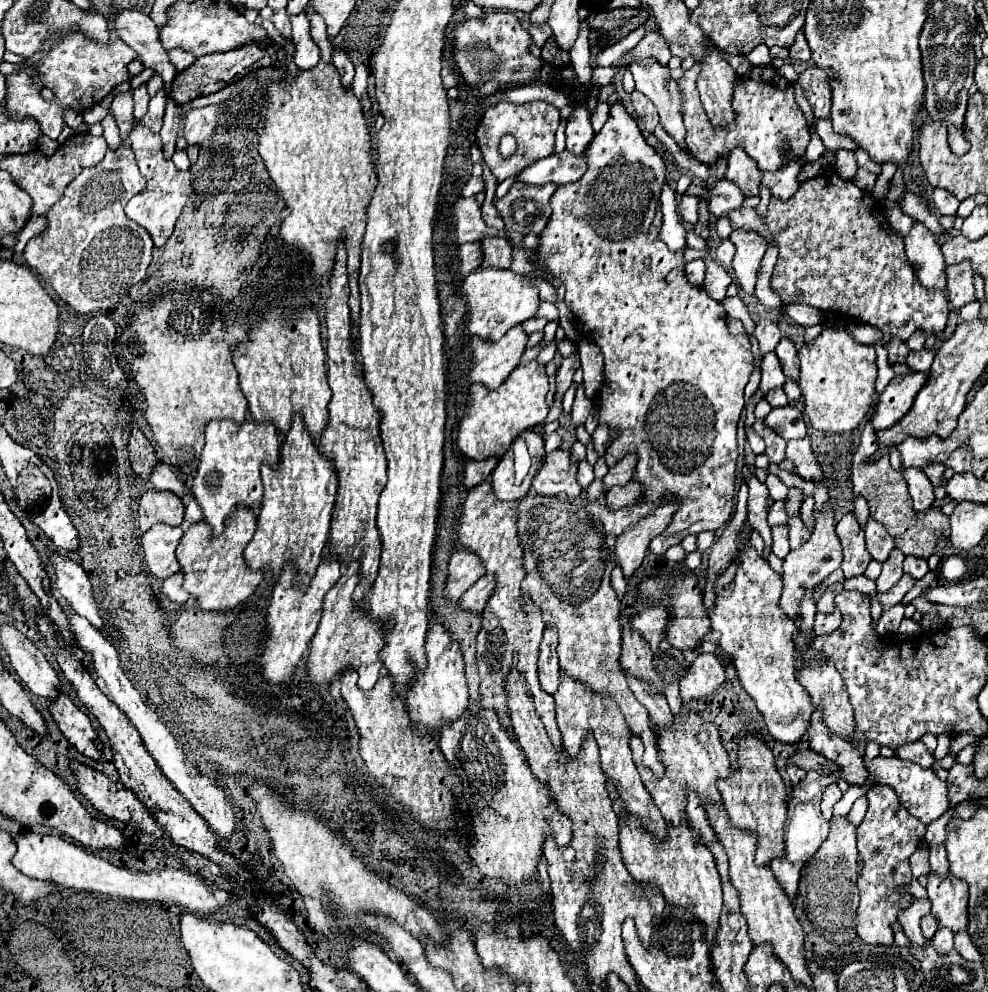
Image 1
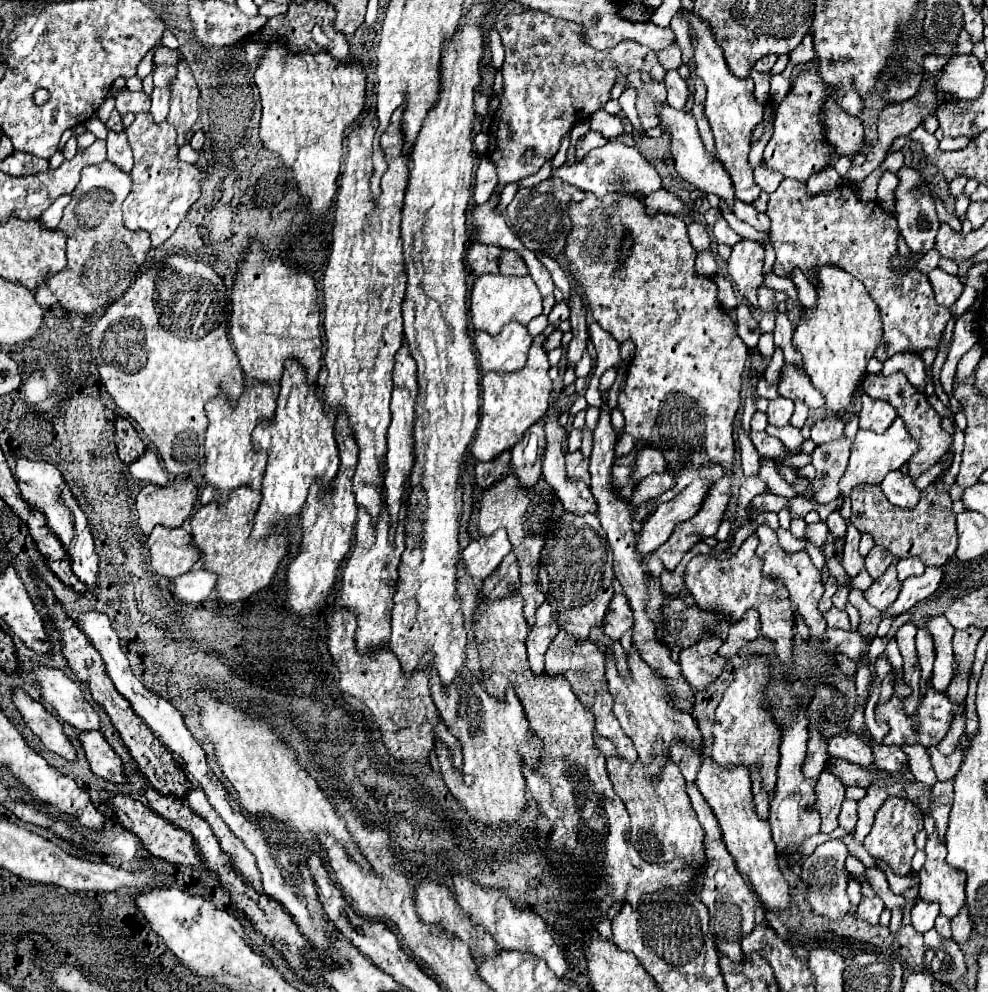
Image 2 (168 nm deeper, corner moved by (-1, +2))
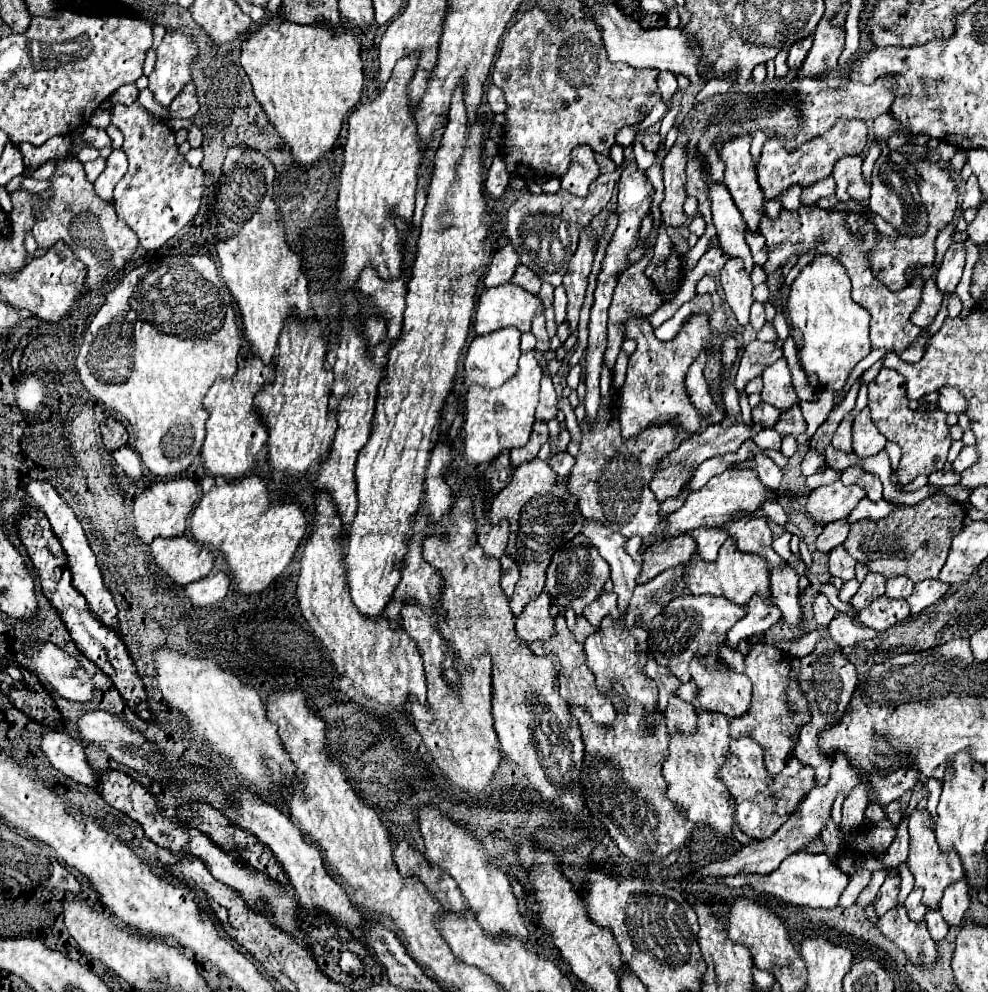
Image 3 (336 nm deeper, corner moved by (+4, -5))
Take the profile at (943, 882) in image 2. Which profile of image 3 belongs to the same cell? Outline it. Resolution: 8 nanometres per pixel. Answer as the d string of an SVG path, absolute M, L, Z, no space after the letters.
M914 811L912 817L910 817L910 855L906 859L906 865L908 869L912 871L914 875L914 887L916 889L922 889L924 891L924 897L922 897L922 903L930 909L938 909L938 903L944 895L944 889L950 887L952 883L958 883L962 877L964 877L964 869L960 865L960 859L954 851L950 853L942 853L938 843L936 843L936 835L932 831L932 821L930 821L930 815L928 811Z

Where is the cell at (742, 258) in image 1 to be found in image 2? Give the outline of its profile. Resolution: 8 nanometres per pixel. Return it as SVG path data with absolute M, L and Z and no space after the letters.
M741 240L733 246L731 256L727 260L729 276L733 278L741 296L745 296L753 308L759 308L757 290L763 282L763 256L765 248L753 240Z

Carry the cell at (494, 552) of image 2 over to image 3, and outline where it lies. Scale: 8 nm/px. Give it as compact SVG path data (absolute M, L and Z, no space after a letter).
M502 521L498 527L490 529L488 533L486 533L486 529L480 529L480 533L478 533L478 545L484 549L486 557L500 559L504 555L506 541L508 541L508 523L506 521Z

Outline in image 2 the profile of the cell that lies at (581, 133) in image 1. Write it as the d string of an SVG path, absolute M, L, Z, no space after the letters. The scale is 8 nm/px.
M589 130L589 132L579 140L579 144L577 144L577 158L579 158L579 160L583 160L583 158L585 158L585 154L587 154L589 150L599 148L599 146L603 146L603 144L607 144L607 140L605 140L599 132Z

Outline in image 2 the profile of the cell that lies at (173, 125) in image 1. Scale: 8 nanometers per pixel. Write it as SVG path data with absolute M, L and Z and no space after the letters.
M185 60L177 66L177 76L171 84L171 110L167 116L167 122L175 126L177 130L177 144L183 146L187 143L185 132L189 132L197 120L197 100L199 100L199 88L191 74L191 68Z

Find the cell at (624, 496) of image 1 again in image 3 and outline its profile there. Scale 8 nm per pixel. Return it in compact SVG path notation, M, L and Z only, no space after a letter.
M668 467L664 471L656 471L656 475L650 481L650 489L656 495L656 501L666 501L668 497L676 497L680 489L688 483L692 477L692 471L684 467Z

